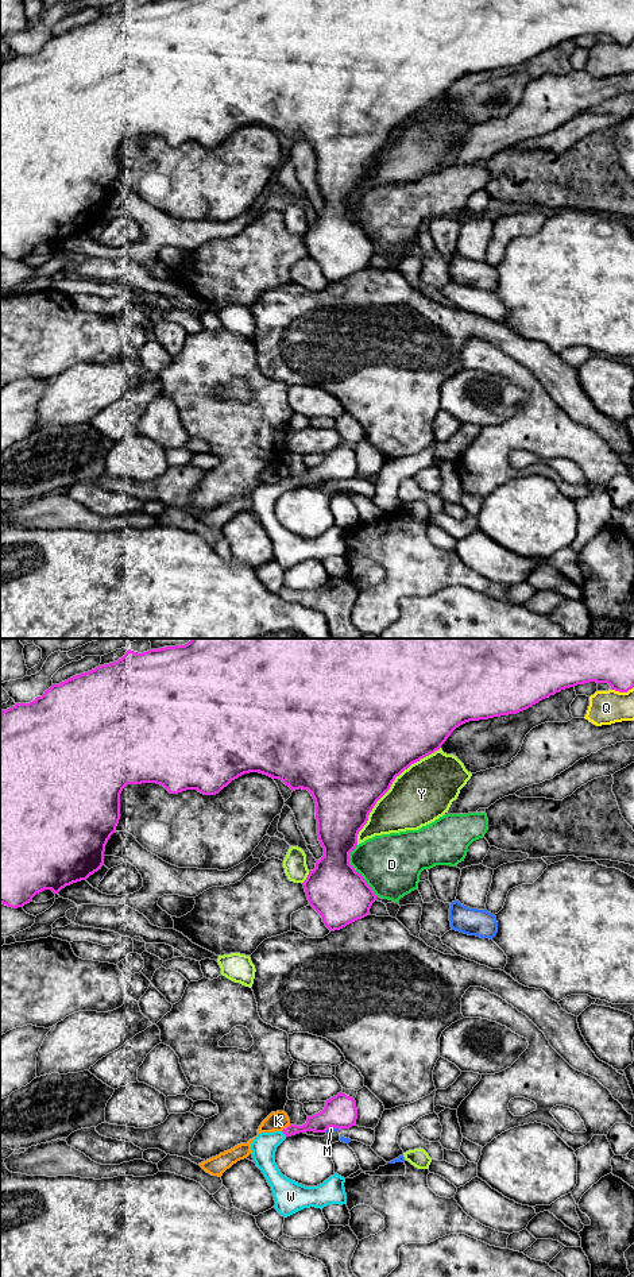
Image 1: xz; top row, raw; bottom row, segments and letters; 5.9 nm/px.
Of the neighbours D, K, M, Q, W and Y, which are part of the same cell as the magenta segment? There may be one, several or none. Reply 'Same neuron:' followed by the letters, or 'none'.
Same neuron: W

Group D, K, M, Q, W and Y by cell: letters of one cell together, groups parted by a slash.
D / K / M / Q / W / Y

